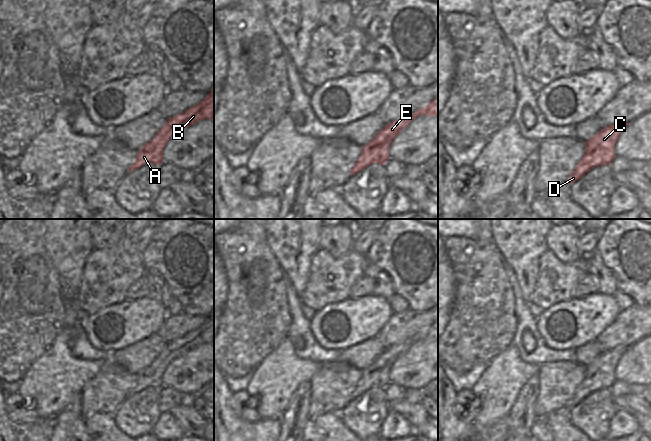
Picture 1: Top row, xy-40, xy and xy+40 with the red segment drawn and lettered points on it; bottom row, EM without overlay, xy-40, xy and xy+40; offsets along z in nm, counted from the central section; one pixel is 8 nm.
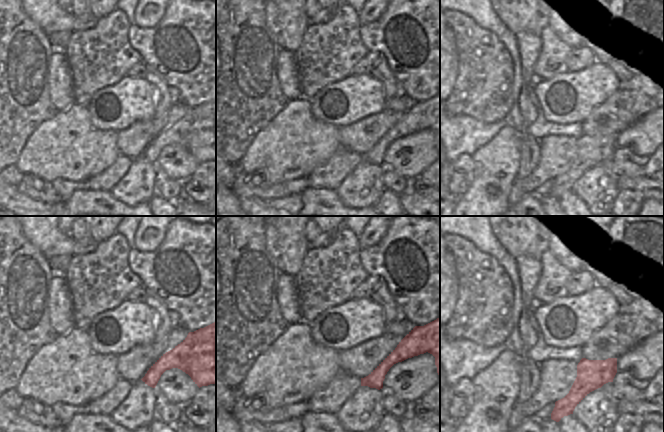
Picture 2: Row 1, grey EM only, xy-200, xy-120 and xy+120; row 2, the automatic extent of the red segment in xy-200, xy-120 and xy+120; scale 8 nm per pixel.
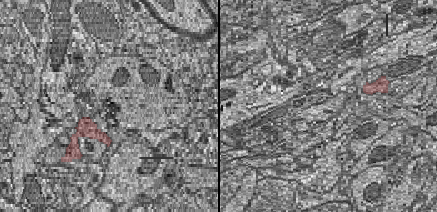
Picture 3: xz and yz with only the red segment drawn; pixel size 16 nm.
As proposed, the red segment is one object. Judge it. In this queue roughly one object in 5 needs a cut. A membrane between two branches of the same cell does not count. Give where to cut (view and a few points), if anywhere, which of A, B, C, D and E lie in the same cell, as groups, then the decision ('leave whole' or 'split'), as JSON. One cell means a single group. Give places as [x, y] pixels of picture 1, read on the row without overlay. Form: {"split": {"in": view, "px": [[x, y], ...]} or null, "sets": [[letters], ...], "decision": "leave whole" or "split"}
{"split": null, "sets": [["A", "B", "C", "D", "E"]], "decision": "leave whole"}

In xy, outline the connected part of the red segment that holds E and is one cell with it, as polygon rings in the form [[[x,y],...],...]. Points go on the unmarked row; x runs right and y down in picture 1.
[[[438,321],[414,337],[396,345],[386,348],[366,369],[362,371],[361,378],[351,394],[351,400],[366,391],[378,387],[385,389],[389,384],[391,366],[418,340],[438,339]]]

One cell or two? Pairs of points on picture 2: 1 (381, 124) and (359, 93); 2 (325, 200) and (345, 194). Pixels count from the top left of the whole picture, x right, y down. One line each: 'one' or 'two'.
1: two
2: two

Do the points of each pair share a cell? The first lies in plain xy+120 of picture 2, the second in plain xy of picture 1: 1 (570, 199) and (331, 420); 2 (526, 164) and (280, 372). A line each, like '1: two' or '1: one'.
1: one
2: two

